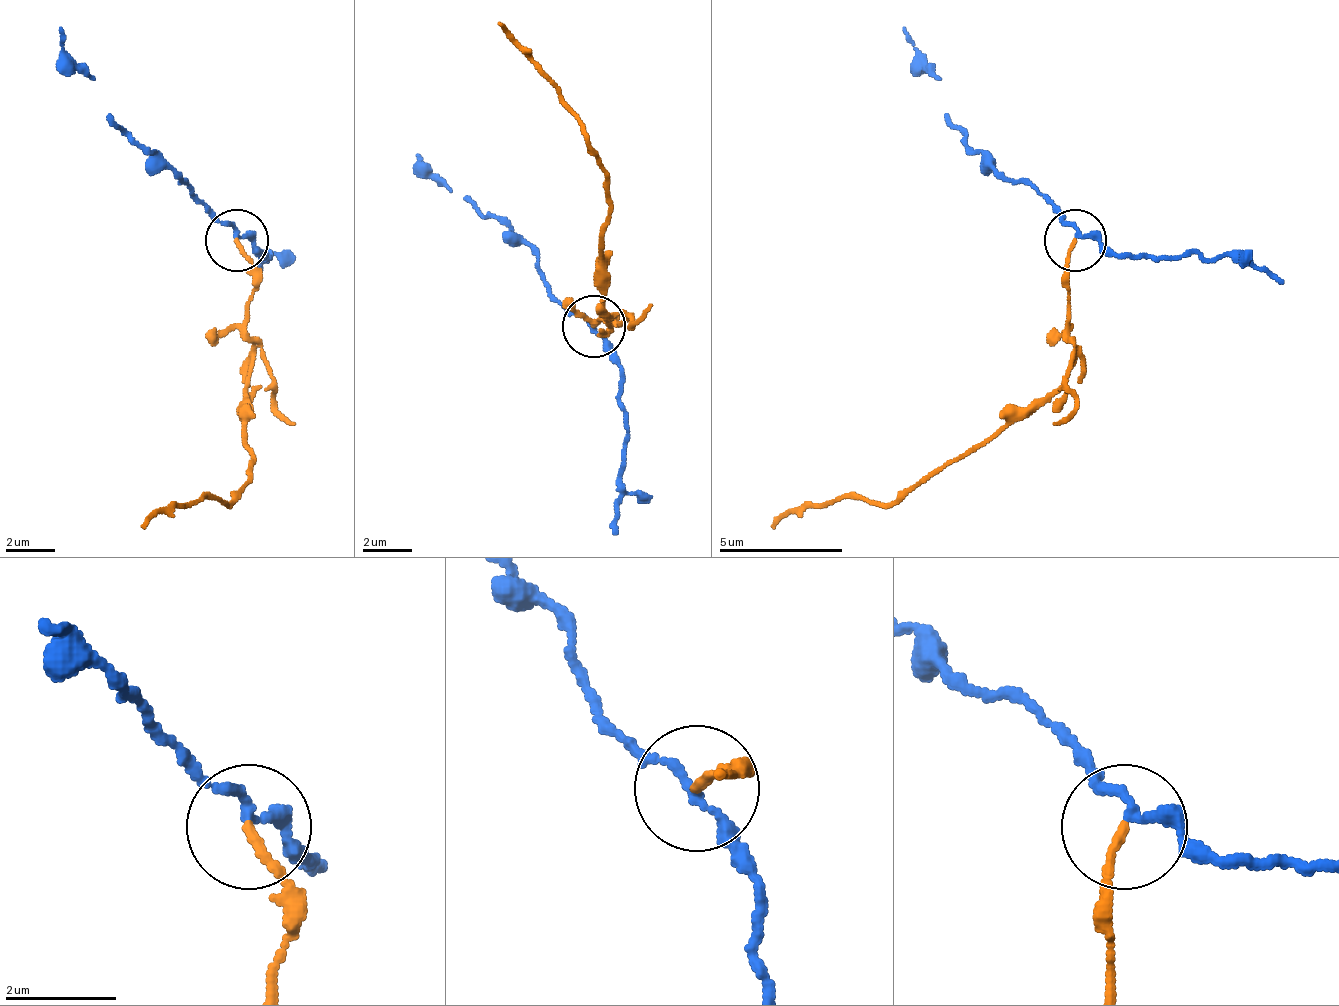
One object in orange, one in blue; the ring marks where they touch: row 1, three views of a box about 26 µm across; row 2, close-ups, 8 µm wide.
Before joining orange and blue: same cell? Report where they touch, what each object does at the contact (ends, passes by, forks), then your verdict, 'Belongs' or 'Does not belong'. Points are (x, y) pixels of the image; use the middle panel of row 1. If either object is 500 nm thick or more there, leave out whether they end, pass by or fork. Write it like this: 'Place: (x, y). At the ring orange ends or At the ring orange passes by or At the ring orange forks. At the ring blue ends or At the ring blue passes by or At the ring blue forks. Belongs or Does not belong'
Place: (594, 326). At the ring orange ends. At the ring blue passes by. Does not belong

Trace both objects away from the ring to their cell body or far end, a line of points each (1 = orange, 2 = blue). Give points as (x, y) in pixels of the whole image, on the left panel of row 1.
1: (235, 239), (254, 270), (247, 375), (254, 468), (223, 506), (204, 499), (167, 506), (142, 530)
2: (235, 239), (192, 195), (167, 164), (105, 115), (92, 77), (61, 46), (61, 28)

